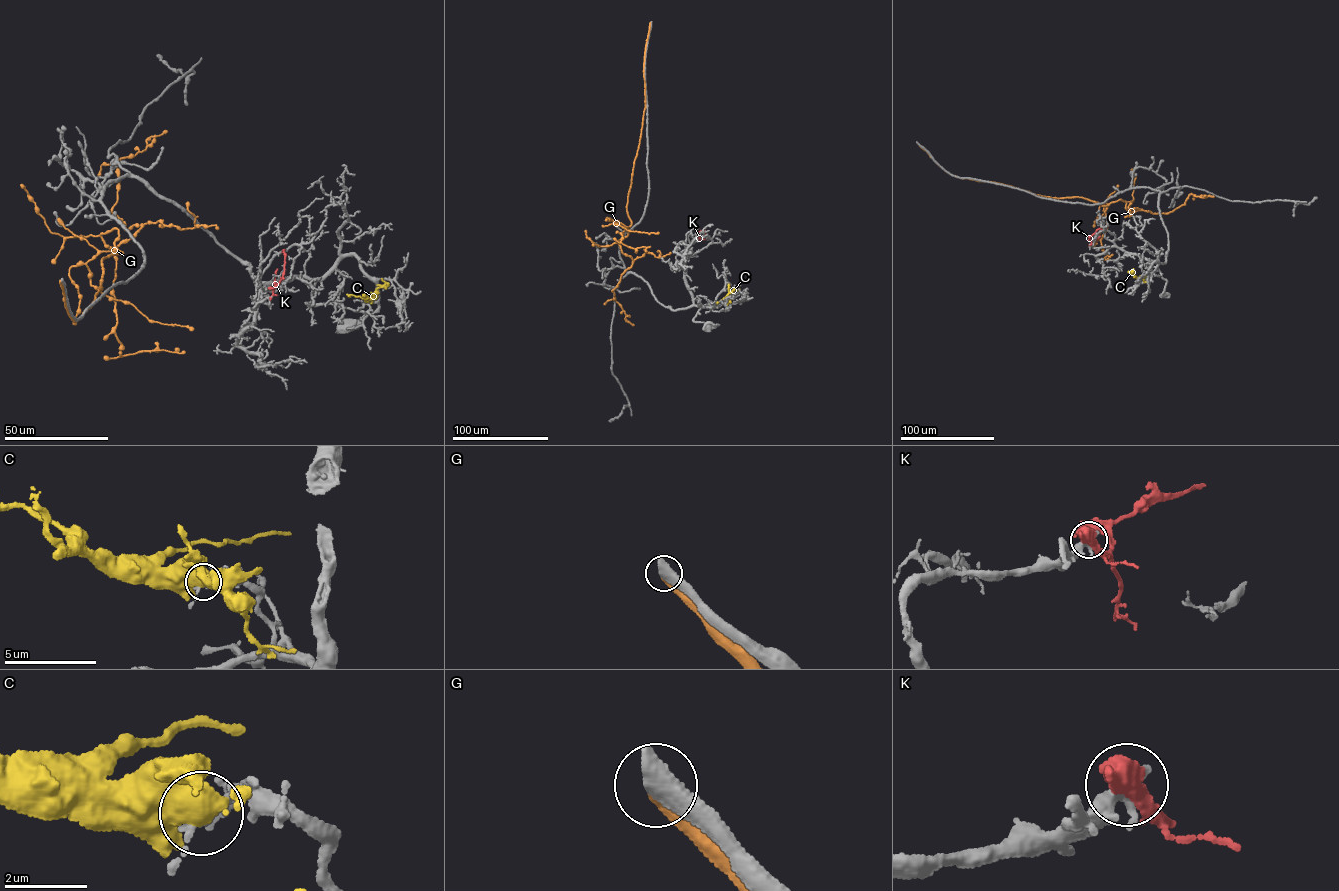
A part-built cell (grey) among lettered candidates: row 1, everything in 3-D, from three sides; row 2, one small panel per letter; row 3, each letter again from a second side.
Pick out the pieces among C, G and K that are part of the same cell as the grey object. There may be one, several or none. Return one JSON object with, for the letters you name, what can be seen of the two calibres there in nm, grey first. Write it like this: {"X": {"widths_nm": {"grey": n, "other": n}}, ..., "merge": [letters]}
{"merge": []}

